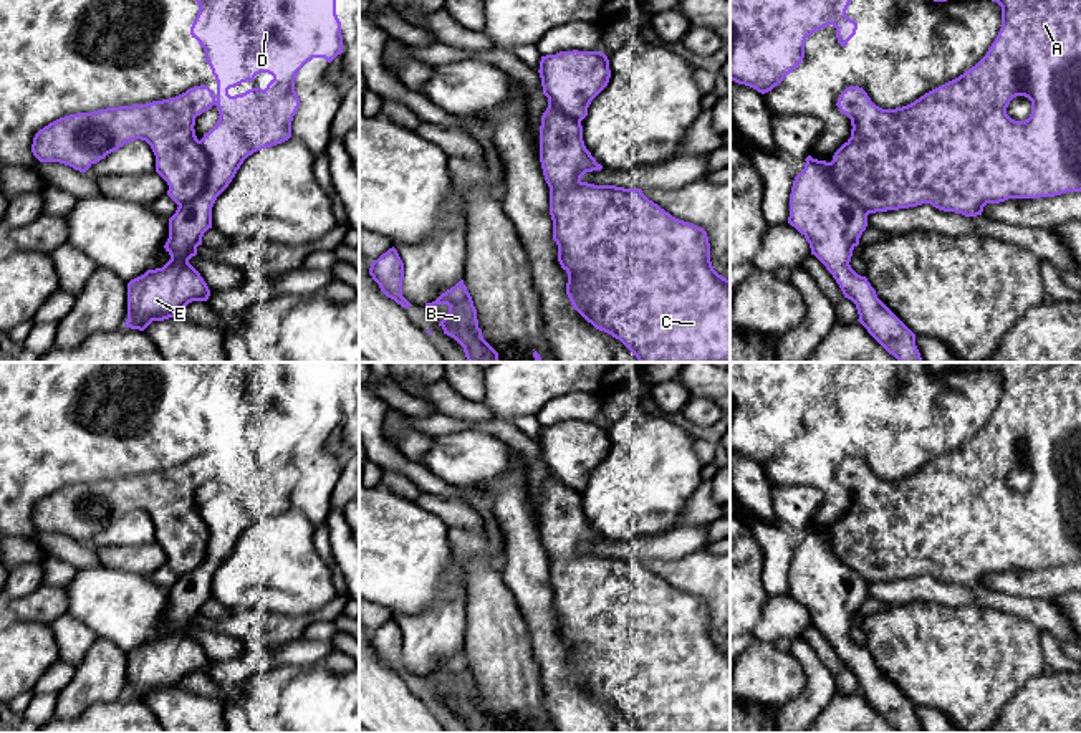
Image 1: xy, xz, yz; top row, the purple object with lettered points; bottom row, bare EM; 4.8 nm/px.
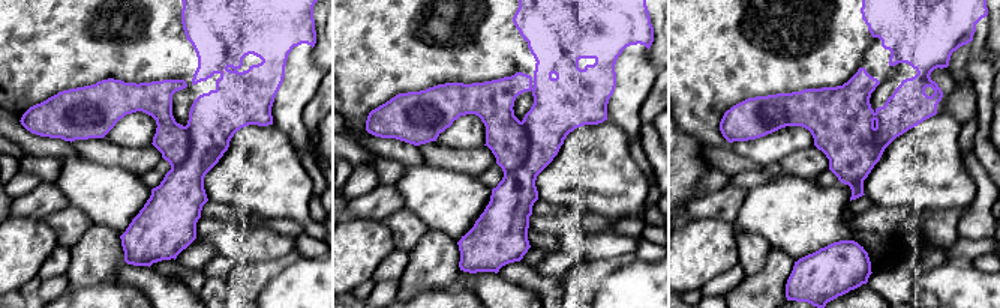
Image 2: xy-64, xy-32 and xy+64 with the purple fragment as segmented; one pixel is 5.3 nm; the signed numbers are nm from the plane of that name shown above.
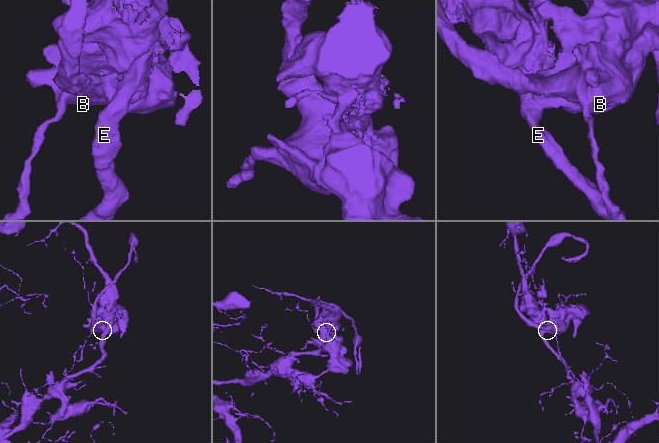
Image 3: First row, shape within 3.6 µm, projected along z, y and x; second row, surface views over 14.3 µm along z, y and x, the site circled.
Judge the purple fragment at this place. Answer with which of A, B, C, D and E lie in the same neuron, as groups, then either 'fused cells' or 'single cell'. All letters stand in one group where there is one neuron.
groups A B C / D E; fused cells

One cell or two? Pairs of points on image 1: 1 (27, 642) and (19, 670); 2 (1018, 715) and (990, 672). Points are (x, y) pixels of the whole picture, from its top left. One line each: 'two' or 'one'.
1: one
2: two

